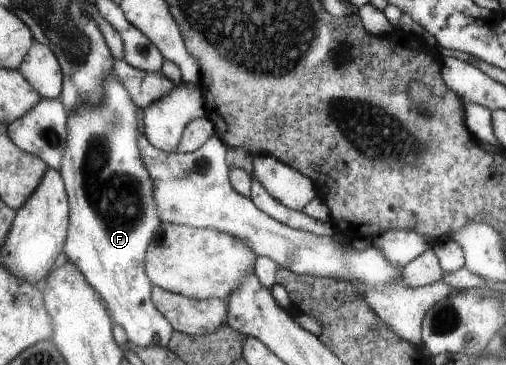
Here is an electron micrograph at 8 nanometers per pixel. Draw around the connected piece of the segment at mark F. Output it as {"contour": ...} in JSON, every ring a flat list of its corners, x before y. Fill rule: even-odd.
{"contour":[[114,67,103,88,106,95,99,105,84,105,70,113,70,136,61,168,71,196,72,224,65,252,70,260,80,265,86,280,102,296,114,324,124,328,133,345,142,348,167,347,174,334,174,326,151,299,154,284,147,275,146,267,148,245,162,221,155,203,155,183,139,149,142,109,132,100,131,93,118,78]]}

